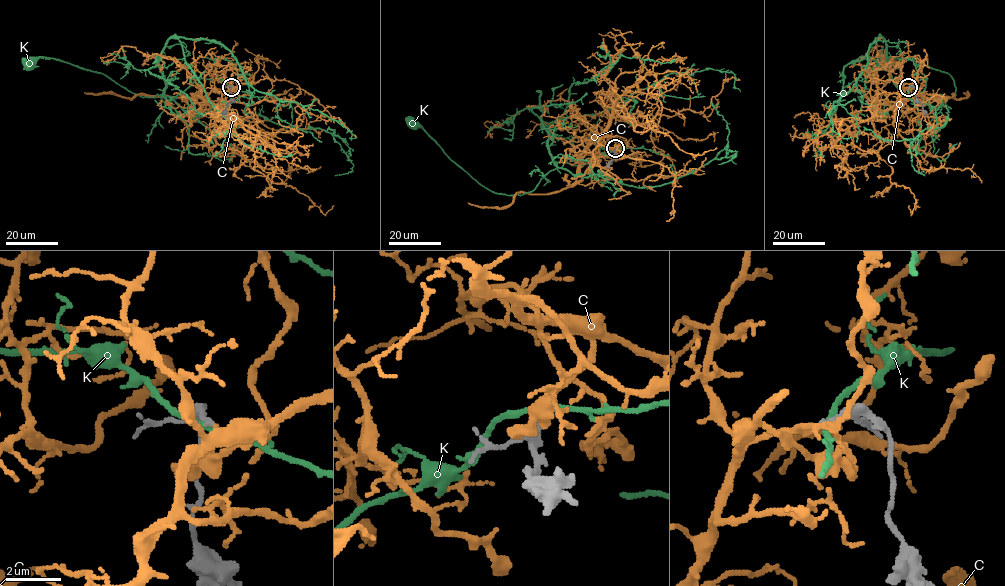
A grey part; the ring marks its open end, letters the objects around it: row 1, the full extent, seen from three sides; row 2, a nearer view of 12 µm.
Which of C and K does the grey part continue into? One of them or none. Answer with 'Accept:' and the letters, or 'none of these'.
Accept: none of these

